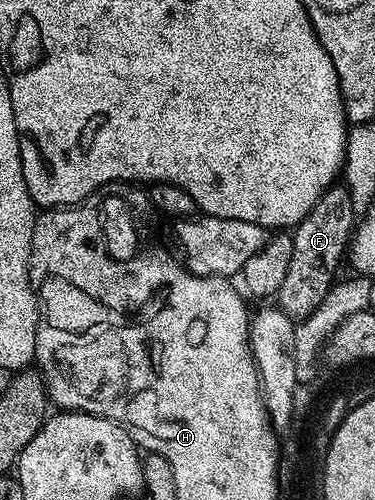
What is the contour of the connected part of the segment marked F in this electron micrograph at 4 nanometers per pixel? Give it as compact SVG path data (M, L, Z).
M335 183L319 199L316 207L308 211L306 218L293 226L292 263L288 263L288 275L284 275L284 283L280 283L280 291L276 295L278 308L293 319L303 319L311 310L319 307L324 295L332 291L333 285L330 284L334 281L338 260L347 256L355 228L356 210L352 195L345 184Z

